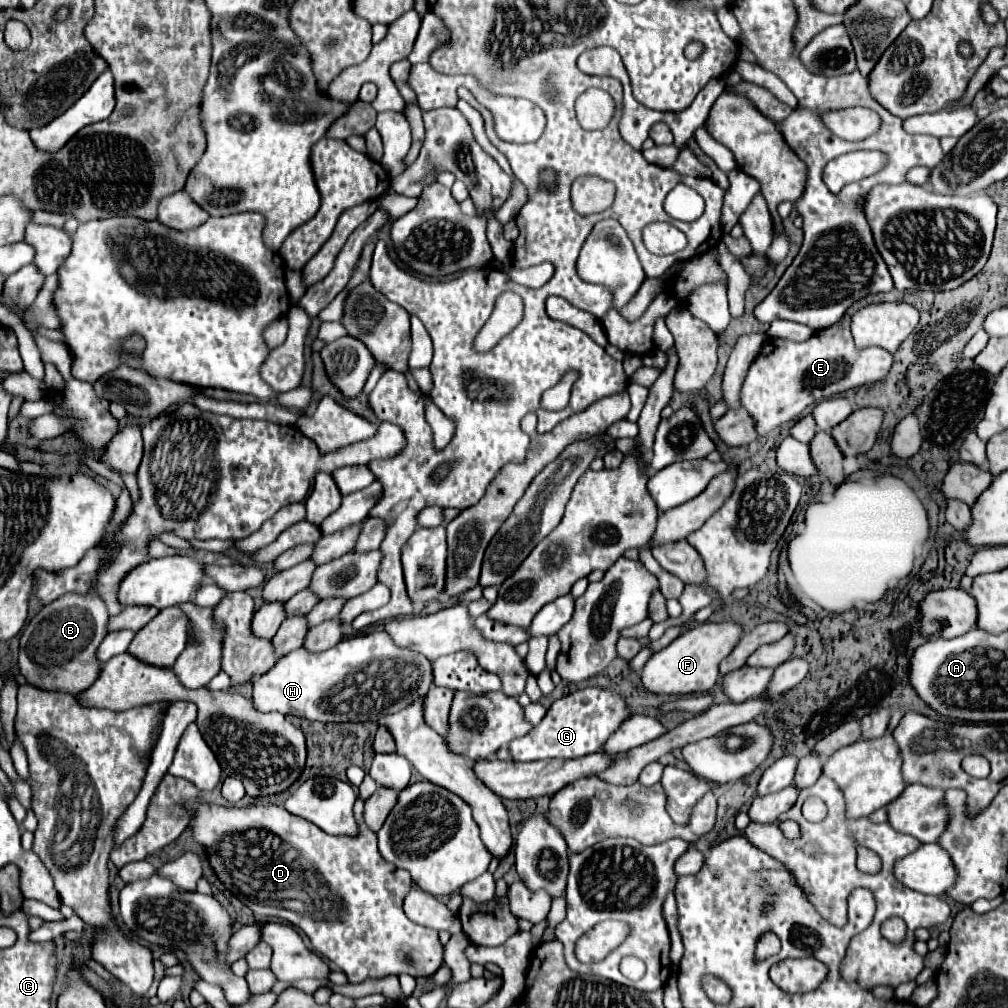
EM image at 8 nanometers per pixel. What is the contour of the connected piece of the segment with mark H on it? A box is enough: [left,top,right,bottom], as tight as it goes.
[253,630,431,722]

